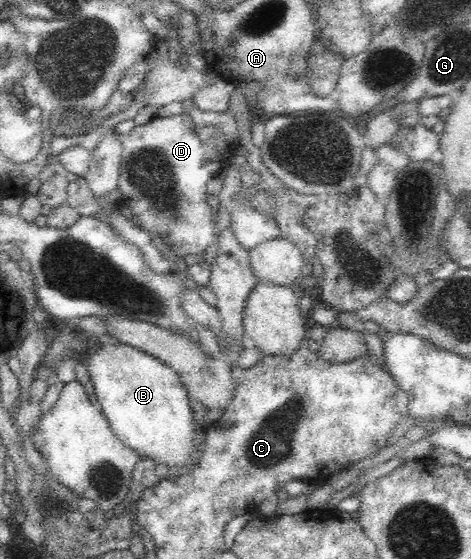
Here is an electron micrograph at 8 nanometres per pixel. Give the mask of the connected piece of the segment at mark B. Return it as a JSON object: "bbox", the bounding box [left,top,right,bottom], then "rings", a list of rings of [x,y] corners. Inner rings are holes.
{"bbox":[89,344,195,468],"rings":[[[107,344],[98,348],[89,359],[89,378],[95,386],[95,394],[101,402],[100,409],[107,419],[113,434],[142,458],[149,458],[163,463],[169,468],[183,466],[193,454],[195,423],[193,407],[185,385],[177,372],[161,363],[156,357],[141,352],[138,348],[129,348],[125,344]]]}

